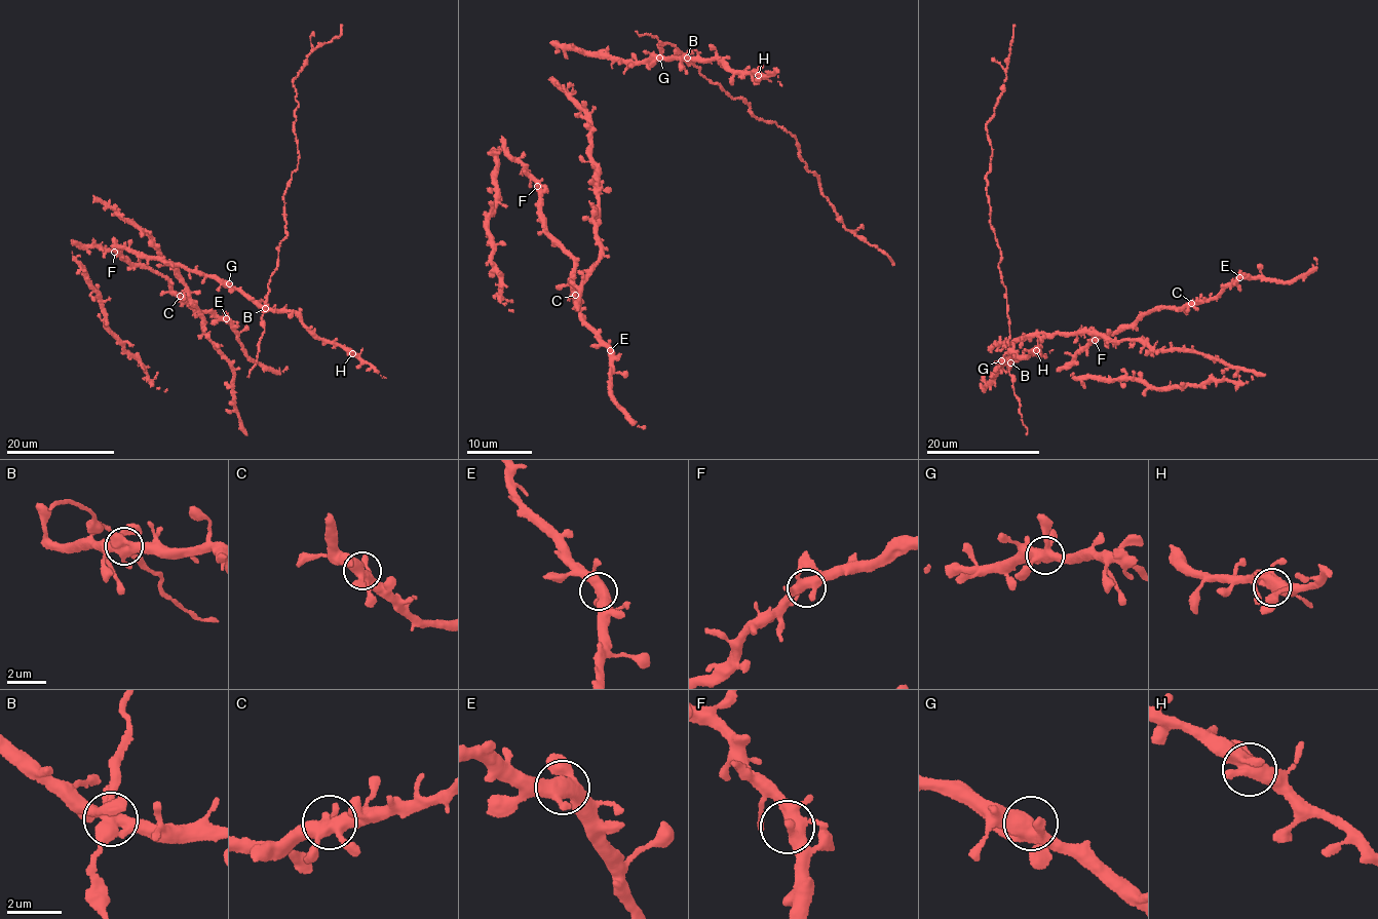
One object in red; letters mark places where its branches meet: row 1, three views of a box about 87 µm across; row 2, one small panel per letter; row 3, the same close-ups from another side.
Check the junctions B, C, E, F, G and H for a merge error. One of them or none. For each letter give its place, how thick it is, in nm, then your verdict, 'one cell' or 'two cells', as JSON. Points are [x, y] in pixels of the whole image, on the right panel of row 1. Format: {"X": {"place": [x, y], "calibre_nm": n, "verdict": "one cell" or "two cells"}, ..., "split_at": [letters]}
{"B": {"place": [1010, 362], "calibre_nm": 480, "verdict": "one cell"}, "C": {"place": [1191, 303], "calibre_nm": 480, "verdict": "one cell"}, "E": {"place": [1239, 277], "calibre_nm": 440, "verdict": "one cell"}, "F": {"place": [1095, 340], "calibre_nm": 400, "verdict": "one cell"}, "G": {"place": [1001, 360], "calibre_nm": 480, "verdict": "one cell"}, "H": {"place": [1036, 350], "calibre_nm": 460, "verdict": "one cell"}, "split_at": []}

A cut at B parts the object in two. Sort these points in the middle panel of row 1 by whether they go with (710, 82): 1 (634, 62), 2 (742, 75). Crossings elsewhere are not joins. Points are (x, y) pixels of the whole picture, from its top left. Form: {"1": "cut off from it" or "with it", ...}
{"1": "cut off from it", "2": "cut off from it"}

